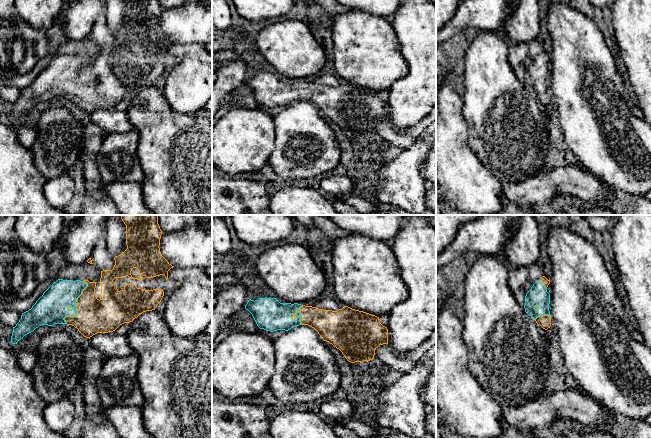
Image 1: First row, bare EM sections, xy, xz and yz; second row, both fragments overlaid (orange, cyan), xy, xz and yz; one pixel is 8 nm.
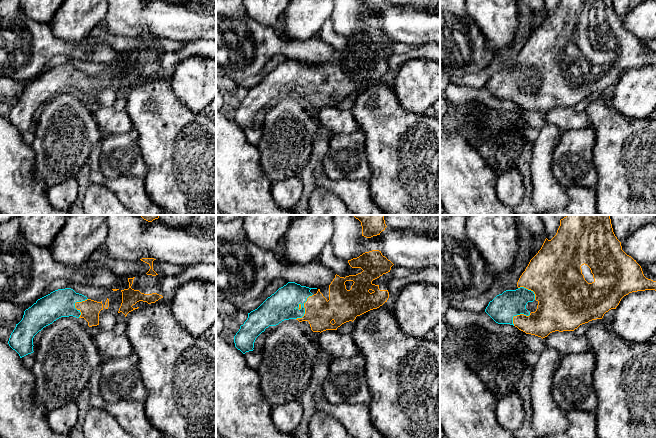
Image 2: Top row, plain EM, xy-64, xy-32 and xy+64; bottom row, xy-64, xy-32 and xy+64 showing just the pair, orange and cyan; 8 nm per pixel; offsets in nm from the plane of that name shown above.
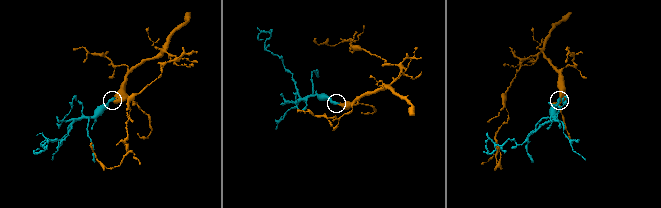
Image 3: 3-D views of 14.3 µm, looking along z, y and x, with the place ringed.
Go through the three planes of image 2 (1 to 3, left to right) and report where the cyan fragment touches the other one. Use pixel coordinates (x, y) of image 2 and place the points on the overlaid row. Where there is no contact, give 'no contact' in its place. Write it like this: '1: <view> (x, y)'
1: xy-64 (75, 304)
2: xy-32 (304, 307)
3: xy+64 (517, 315)

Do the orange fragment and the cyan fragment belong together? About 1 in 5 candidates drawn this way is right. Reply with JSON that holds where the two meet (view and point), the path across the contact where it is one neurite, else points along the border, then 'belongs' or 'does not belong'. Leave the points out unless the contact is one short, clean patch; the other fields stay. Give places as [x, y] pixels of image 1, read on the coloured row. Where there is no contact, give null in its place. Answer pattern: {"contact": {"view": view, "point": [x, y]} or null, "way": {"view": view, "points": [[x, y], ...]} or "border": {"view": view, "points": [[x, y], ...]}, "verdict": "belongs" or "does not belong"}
{"contact": {"view": "xy", "point": [75, 305]}, "verdict": "belongs"}

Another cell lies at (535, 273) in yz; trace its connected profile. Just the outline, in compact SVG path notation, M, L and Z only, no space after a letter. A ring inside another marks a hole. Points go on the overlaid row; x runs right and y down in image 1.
M532 264L528 267L528 269L529 269L528 280L532 284L534 284L537 280L539 280L543 276L543 272L538 264Z

